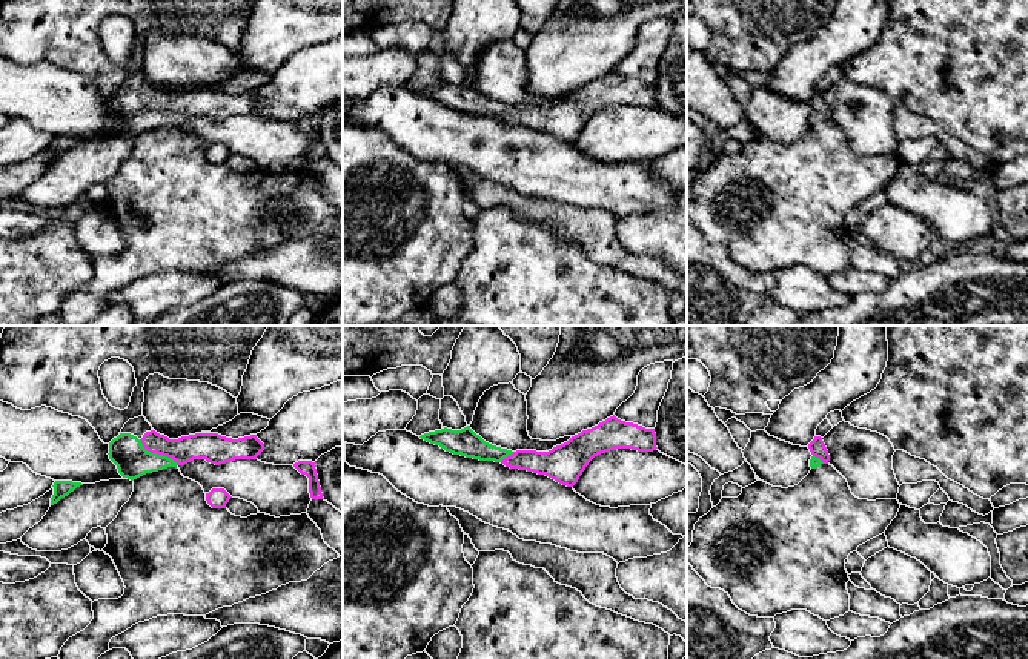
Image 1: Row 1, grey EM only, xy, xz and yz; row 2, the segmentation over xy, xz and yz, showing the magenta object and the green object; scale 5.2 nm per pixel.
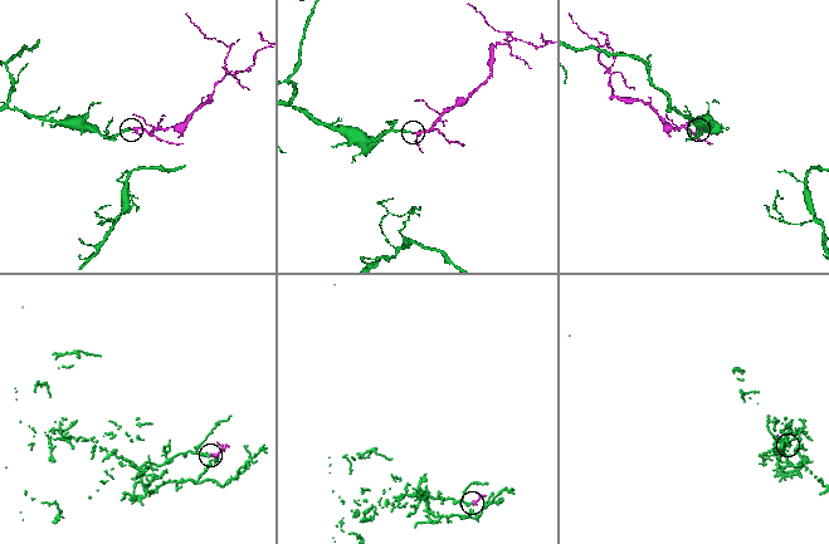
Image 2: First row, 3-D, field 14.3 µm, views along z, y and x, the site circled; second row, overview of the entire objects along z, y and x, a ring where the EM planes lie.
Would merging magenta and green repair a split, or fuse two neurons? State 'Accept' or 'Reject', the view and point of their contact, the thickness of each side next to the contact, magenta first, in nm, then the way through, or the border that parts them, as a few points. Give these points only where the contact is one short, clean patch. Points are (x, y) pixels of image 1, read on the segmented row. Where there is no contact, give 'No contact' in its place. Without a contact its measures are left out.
Accept. Touches magenta at xy (159, 453). Thickness 140 nm (magenta) against 180 nm. Path across: xy (202, 446), (159, 453), (126, 452)

